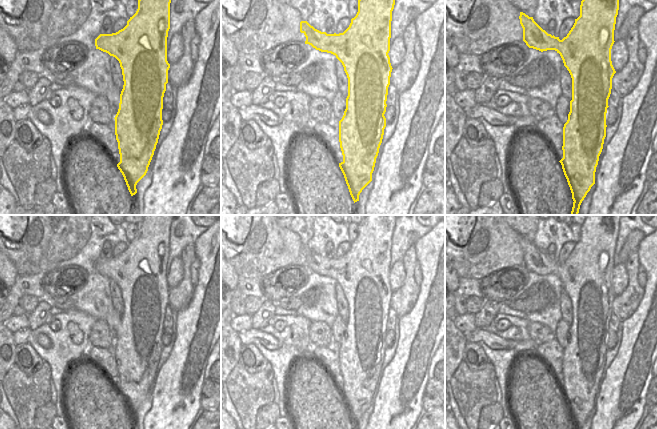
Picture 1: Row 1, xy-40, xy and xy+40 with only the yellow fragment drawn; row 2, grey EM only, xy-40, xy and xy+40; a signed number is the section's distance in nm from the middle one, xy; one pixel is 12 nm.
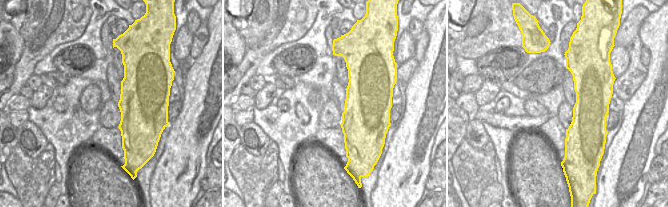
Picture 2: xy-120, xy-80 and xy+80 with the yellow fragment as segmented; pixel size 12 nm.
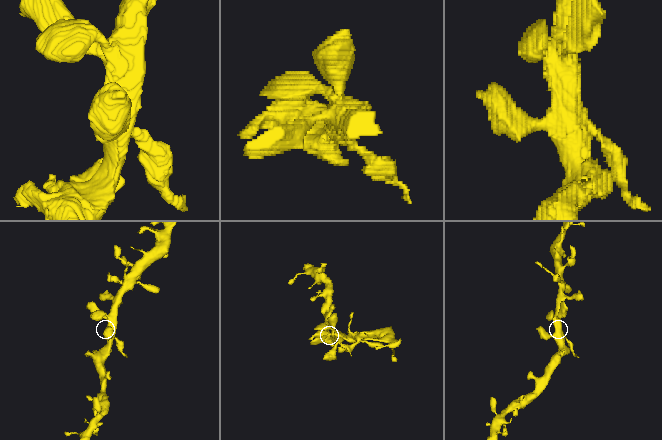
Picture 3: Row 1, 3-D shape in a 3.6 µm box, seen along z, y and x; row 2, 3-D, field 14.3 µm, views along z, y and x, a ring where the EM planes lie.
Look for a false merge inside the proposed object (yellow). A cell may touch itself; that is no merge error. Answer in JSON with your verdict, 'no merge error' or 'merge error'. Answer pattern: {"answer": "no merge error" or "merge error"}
{"answer": "no merge error"}

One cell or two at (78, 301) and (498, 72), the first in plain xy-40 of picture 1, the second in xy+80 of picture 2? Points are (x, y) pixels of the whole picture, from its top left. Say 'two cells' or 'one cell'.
two cells

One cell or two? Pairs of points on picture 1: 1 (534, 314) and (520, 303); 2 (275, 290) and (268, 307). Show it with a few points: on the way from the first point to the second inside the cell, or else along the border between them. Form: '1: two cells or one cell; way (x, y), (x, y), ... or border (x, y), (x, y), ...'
1: one cell; way (531, 311), (523, 303)
2: two cells; border (264, 298), (274, 303)

